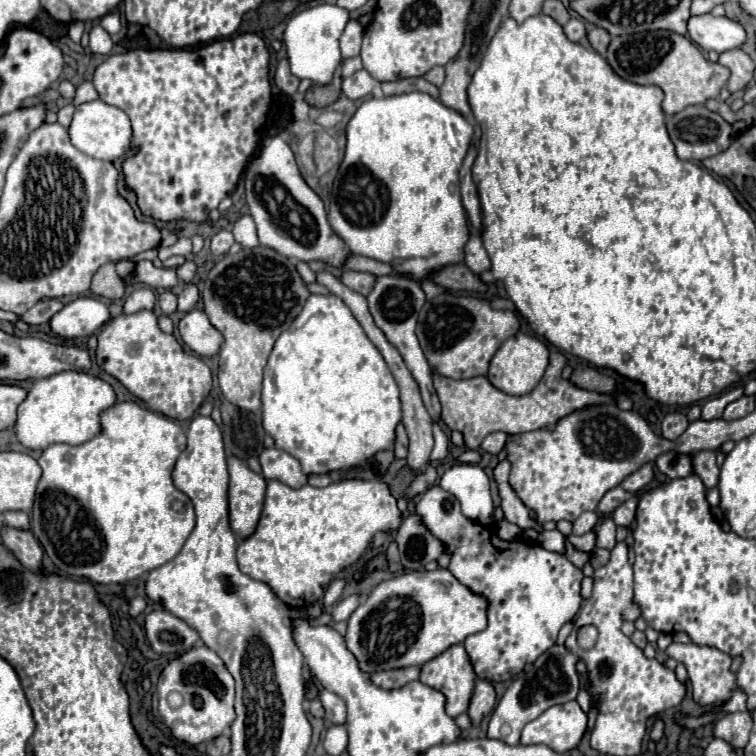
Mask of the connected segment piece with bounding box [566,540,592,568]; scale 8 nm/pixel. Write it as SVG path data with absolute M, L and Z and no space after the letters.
M566 540L566 556L568 556L568 560L570 560L572 564L576 564L578 568L584 568L584 564L590 560L592 552L576 550L576 546L574 546L570 540Z

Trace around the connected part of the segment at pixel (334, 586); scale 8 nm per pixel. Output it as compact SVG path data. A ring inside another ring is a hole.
M336 578L336 580L330 582L330 586L328 586L326 594L324 594L324 608L332 606L332 604L340 598L340 594L342 594L342 590L344 590L344 584L346 584L344 578Z

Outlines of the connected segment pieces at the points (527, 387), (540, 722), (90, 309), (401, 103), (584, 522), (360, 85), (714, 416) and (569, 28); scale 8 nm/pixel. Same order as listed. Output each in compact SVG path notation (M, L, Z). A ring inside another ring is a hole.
M516 332L514 336L510 336L494 354L494 358L490 360L490 368L486 378L502 392L512 394L512 396L522 396L528 394L542 378L544 370L548 364L548 348L542 340L528 336L524 332Z
M576 700L556 704L542 712L536 720L528 722L522 730L520 744L546 744L556 752L574 750L588 728L588 714Z
M76 298L68 302L56 316L50 320L54 334L62 338L84 338L94 334L110 318L110 312L104 302L98 298Z
M410 92L410 94L400 94L400 96L366 100L356 110L356 114L352 116L352 120L348 122L348 128L346 128L346 138L348 138L346 154L340 164L340 172L334 180L332 200L330 200L330 208L328 208L328 220L330 220L332 230L346 242L346 246L350 248L352 254L360 254L366 258L374 258L378 262L386 262L396 272L406 274L416 282L428 280L428 272L432 272L432 268L444 268L444 264L464 262L464 246L470 240L470 230L468 230L468 216L466 216L466 210L462 206L460 192L458 192L458 170L460 170L462 160L468 152L472 134L474 134L474 130L462 114L458 114L452 108L446 108L442 102L438 102L436 98L432 98L430 94L424 94L424 92Z
M584 512L578 516L578 520L574 522L574 534L586 534L590 532L598 522L598 514L596 512Z
M358 70L354 76L348 76L344 78L342 82L342 94L352 98L352 100L358 100L358 98L364 98L372 92L376 80L366 72L366 70Z
M736 386L736 388L730 388L730 390L722 392L722 394L716 396L716 398L710 398L710 400L702 406L702 416L704 416L704 420L718 420L718 418L722 418L724 408L726 408L732 400L738 400L742 394L744 394L742 386Z
M572 18L572 20L570 20L566 26L562 26L562 28L564 28L564 34L568 36L568 40L572 40L572 42L578 42L580 38L586 36L584 22L578 20L578 18Z

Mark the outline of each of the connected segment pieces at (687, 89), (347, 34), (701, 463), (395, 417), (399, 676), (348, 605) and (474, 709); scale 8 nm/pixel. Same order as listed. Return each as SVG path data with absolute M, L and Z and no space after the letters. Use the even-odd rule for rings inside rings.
M654 30L632 36L616 36L606 50L606 60L624 80L660 86L664 90L662 110L668 116L684 110L690 104L704 104L708 98L716 98L730 76L728 68L706 60L696 44L692 44L686 36L670 30L664 30L664 34L662 30Z
M350 20L350 22L348 22L348 26L346 26L346 30L344 30L344 32L342 32L342 36L340 36L342 62L360 54L362 36L364 36L364 28L362 28L356 20Z
M696 452L692 456L694 472L700 476L706 488L714 488L718 484L720 468L716 464L716 452Z
M312 294L292 326L278 336L264 370L262 420L276 448L300 460L306 476L350 470L374 454L392 448L396 426L402 420L400 388L396 388L396 380L388 372L380 350L368 340L350 308L338 296Z
M402 668L402 670L384 670L384 672L376 672L372 674L372 684L376 684L378 688L384 690L394 690L394 688L402 688L404 684L418 680L420 670L418 668Z
M348 596L346 600L340 600L338 604L336 604L336 608L332 610L332 616L334 616L334 620L348 620L348 616L354 612L354 608L358 606L358 602L360 602L360 598L358 596Z
M476 680L474 694L472 694L472 700L468 706L468 716L470 716L472 724L480 726L482 718L492 712L494 704L496 704L496 692L494 692L492 684L486 680Z

